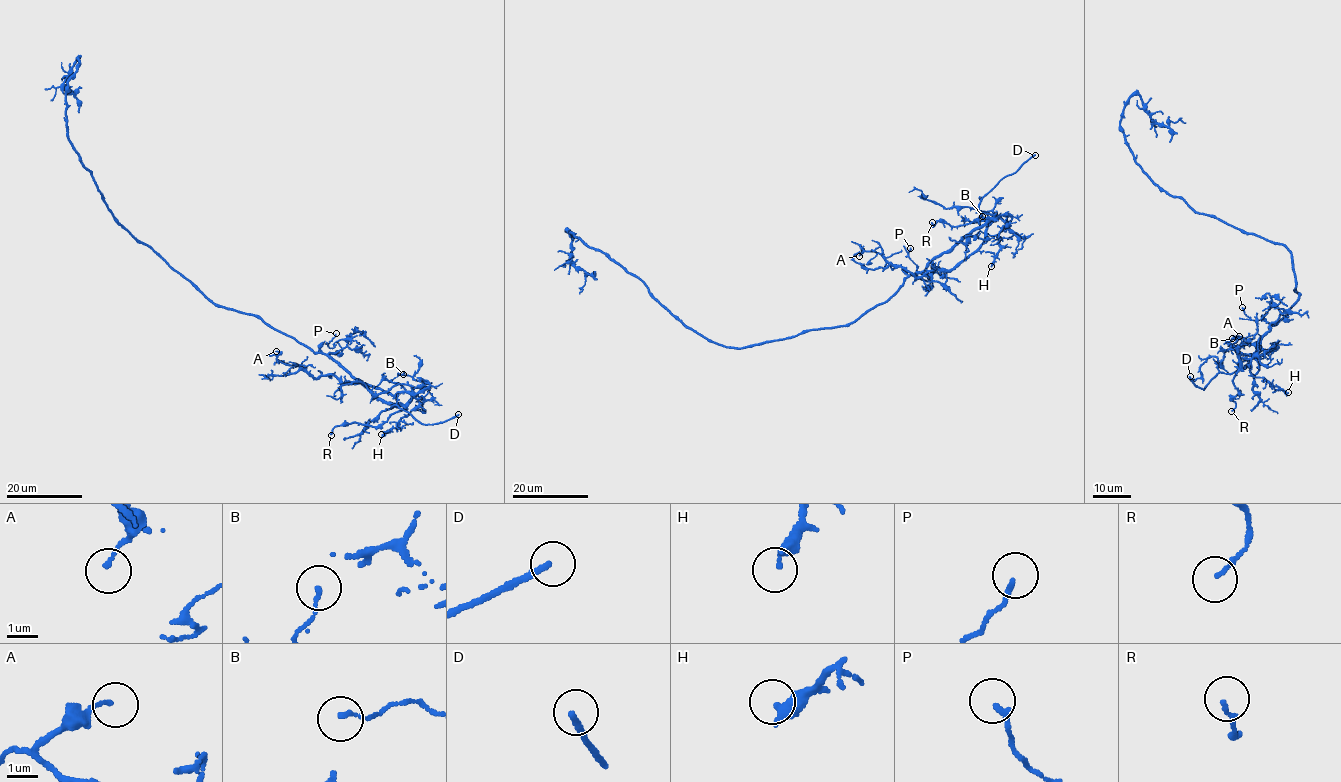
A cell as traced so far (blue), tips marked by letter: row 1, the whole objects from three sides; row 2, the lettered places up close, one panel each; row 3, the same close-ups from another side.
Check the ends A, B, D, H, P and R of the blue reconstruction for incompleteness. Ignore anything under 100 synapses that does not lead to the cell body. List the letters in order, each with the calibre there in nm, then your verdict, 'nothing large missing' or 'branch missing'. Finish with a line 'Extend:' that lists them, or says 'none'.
A: 120 nm | nothing large missing
B: 120 nm | nothing large missing
D: 190 nm | branch missing
H: 320 nm | nothing large missing
P: 160 nm | nothing large missing
R: 150 nm | nothing large missing
Extend: D

